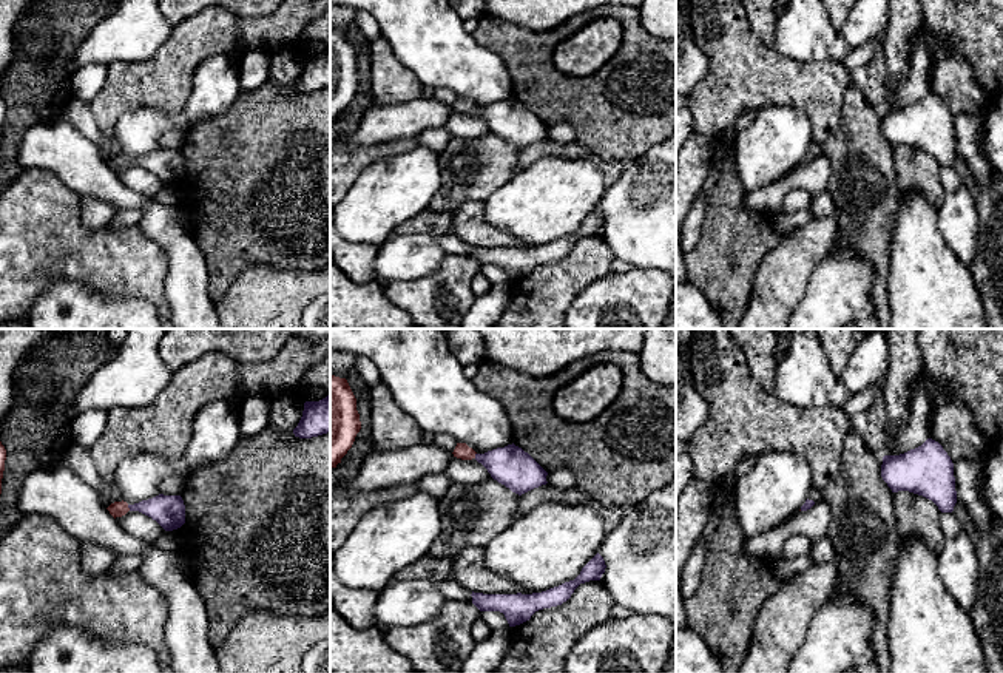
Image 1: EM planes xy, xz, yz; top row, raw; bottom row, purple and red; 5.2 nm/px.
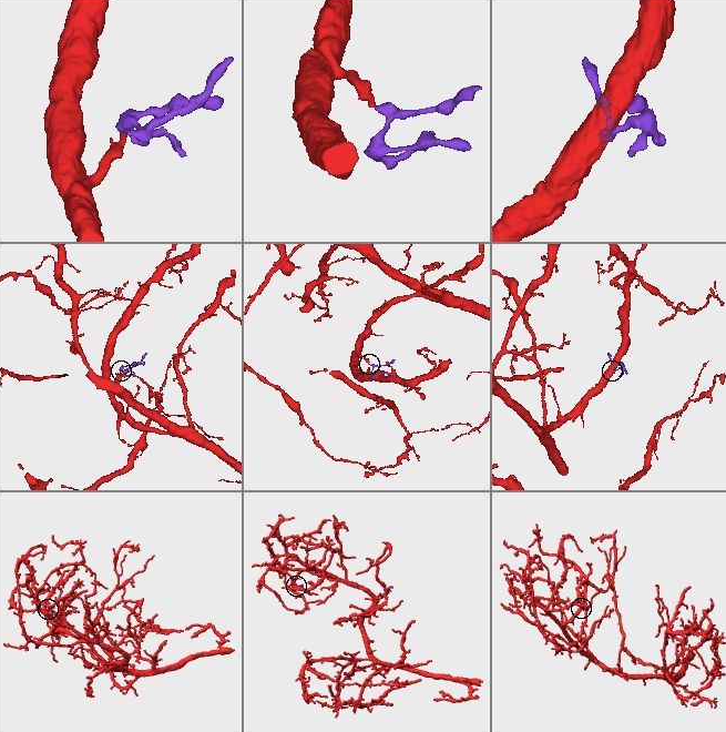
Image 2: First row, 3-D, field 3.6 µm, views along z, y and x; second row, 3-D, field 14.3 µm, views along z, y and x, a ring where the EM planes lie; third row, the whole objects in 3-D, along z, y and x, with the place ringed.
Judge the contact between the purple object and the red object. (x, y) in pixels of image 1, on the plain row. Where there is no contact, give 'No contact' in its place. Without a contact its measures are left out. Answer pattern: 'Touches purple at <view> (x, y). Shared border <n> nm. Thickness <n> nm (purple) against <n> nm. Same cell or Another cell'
Touches purple at xy (128, 161). Shared border 40 nm. Thickness 170 nm (purple) against 80 nm. Same cell

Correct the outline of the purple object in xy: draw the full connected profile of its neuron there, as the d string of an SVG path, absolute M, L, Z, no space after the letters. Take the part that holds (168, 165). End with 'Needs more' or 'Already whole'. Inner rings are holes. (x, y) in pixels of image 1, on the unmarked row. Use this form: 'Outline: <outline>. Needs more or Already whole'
Outline: M159 148L134 159L122 154L111 157L106 164L114 173L125 170L128 165L139 165L156 174L165 185L177 184L185 178L185 159L181 150Z. Needs more

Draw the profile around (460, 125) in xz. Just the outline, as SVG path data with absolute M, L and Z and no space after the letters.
M454 111L444 123L444 128L449 131L452 137L460 139L477 139L488 133L492 133L488 123L475 113L461 114Z

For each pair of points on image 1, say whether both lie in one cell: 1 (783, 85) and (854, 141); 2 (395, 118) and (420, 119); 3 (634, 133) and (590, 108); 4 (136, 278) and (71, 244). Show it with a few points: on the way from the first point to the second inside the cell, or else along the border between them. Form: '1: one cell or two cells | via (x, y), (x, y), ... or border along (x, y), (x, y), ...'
1: two cells | border along (846, 93), (841, 124), (823, 145)
2: one cell | via (401, 118), (414, 118)
3: one cell | via (624, 122), (610, 108), (601, 108)
4: one cell | via (121, 263), (87, 255)

